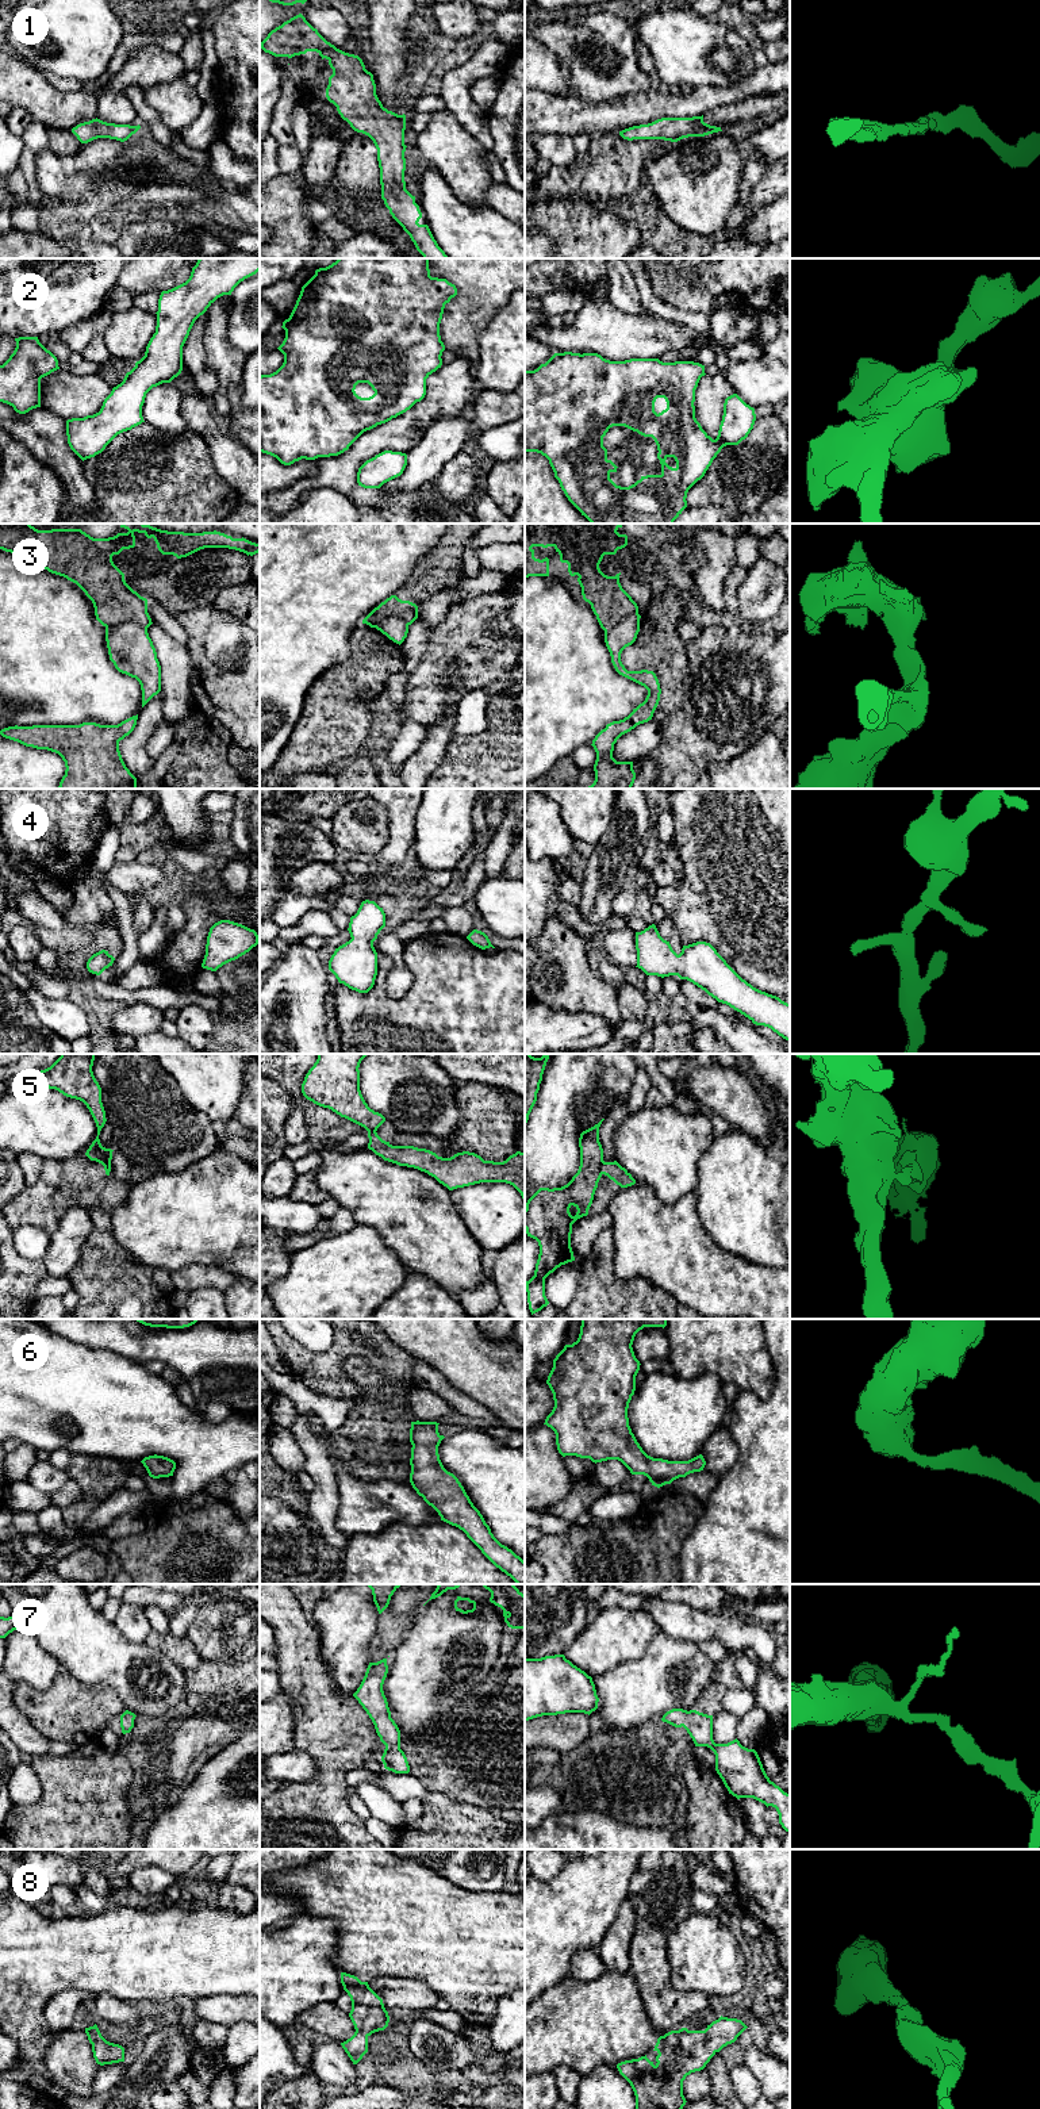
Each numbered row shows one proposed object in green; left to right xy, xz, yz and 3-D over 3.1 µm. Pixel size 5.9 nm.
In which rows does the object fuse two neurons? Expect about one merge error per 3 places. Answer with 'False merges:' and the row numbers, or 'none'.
False merges: 3, 5

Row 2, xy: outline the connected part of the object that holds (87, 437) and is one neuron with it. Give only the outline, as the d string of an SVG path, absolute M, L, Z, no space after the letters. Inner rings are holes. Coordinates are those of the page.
M199 258L189 279L158 299L156 333L150 338L145 356L126 373L123 381L112 388L99 413L66 421L70 449L84 461L101 453L120 433L131 430L143 421L142 406L146 394L162 383L170 383L183 371L183 346L195 321L220 296L231 295L245 279L260 271L260 258Z

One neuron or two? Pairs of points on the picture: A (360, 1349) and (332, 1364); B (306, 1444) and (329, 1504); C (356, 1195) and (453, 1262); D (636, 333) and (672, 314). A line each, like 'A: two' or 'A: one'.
A: one
B: one
C: one
D: two

